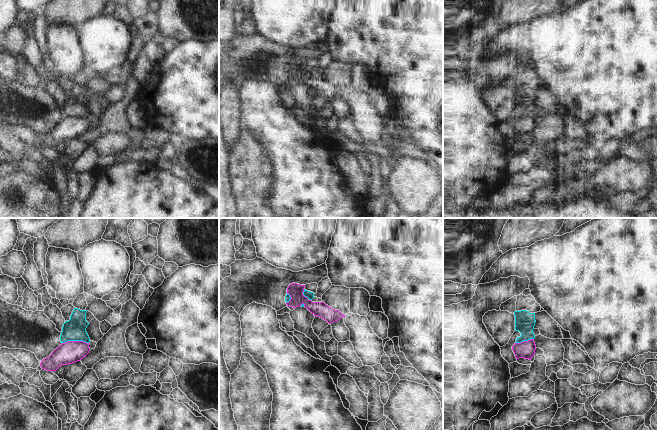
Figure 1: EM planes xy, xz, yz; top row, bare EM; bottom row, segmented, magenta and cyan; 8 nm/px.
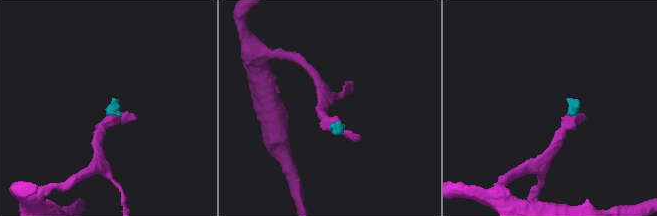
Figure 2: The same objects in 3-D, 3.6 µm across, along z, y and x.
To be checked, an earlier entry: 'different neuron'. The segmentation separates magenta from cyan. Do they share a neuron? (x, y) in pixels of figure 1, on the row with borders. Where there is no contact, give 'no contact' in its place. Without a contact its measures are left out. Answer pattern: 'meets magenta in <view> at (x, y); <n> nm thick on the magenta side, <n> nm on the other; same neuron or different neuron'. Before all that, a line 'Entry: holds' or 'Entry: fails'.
Entry: holds
meets magenta in xy at (75, 341); 180 nm thick on the magenta side, 180 nm on the other; different neuron

